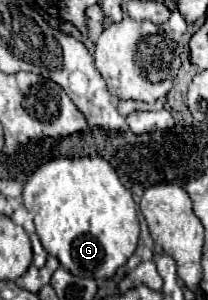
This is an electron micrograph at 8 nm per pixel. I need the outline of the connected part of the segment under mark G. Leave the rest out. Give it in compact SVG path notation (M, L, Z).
M102 156L92 158L56 158L44 162L24 186L24 206L34 214L36 234L48 254L56 256L60 264L72 274L84 278L112 278L114 272L134 254L140 234L140 220L132 194L120 182L116 170Z

